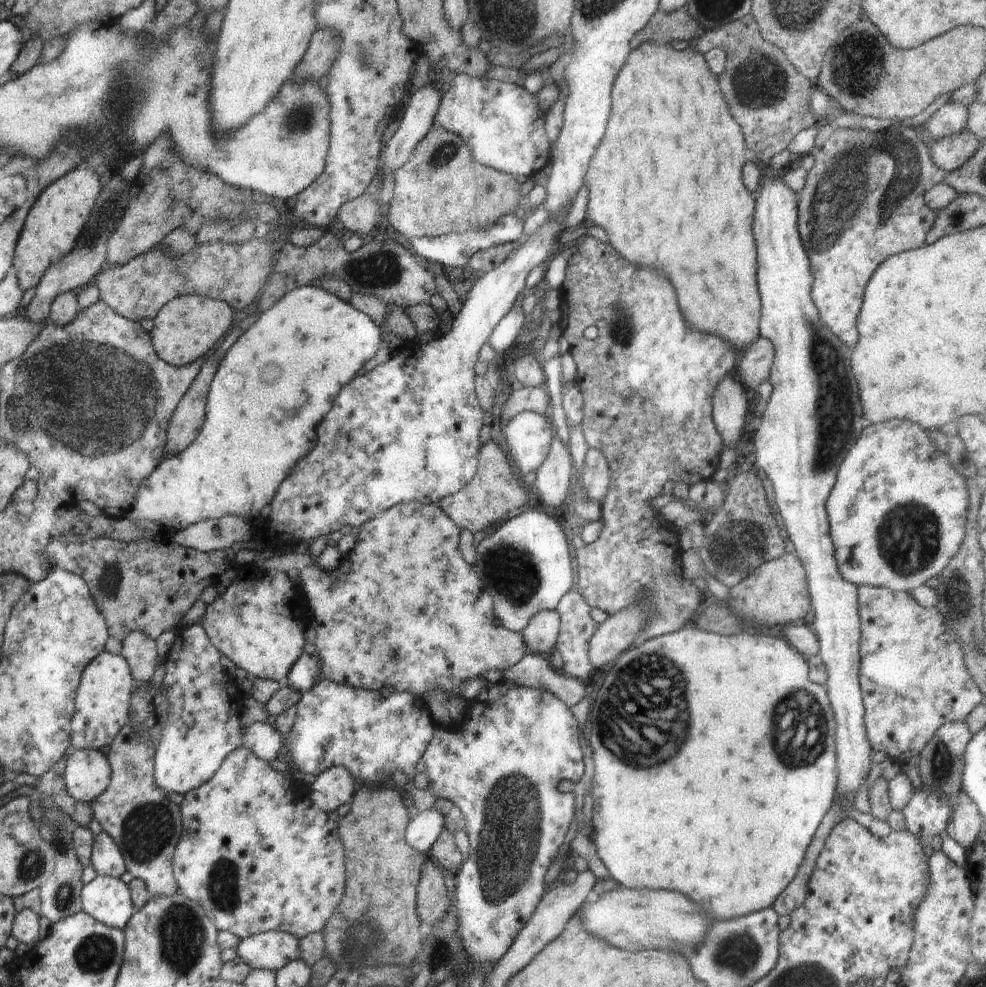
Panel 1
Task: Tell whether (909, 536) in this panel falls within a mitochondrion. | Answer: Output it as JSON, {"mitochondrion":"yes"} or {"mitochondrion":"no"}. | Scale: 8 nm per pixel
{"mitochondrion":"yes"}

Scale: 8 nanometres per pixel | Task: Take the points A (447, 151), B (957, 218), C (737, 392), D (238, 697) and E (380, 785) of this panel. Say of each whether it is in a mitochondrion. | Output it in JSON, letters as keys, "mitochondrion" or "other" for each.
{"A":"mitochondrion","B":"other","C":"other","D":"other","E":"other"}

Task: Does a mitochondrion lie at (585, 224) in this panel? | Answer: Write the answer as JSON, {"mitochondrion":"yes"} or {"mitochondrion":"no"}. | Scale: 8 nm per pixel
{"mitochondrion":"no"}

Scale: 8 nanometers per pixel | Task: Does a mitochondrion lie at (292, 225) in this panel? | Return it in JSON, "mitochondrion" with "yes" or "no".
{"mitochondrion":"no"}

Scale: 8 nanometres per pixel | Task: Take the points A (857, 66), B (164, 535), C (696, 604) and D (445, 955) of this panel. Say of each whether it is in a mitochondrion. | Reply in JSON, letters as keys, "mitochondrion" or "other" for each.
{"A":"mitochondrion","B":"other","C":"other","D":"mitochondrion"}

